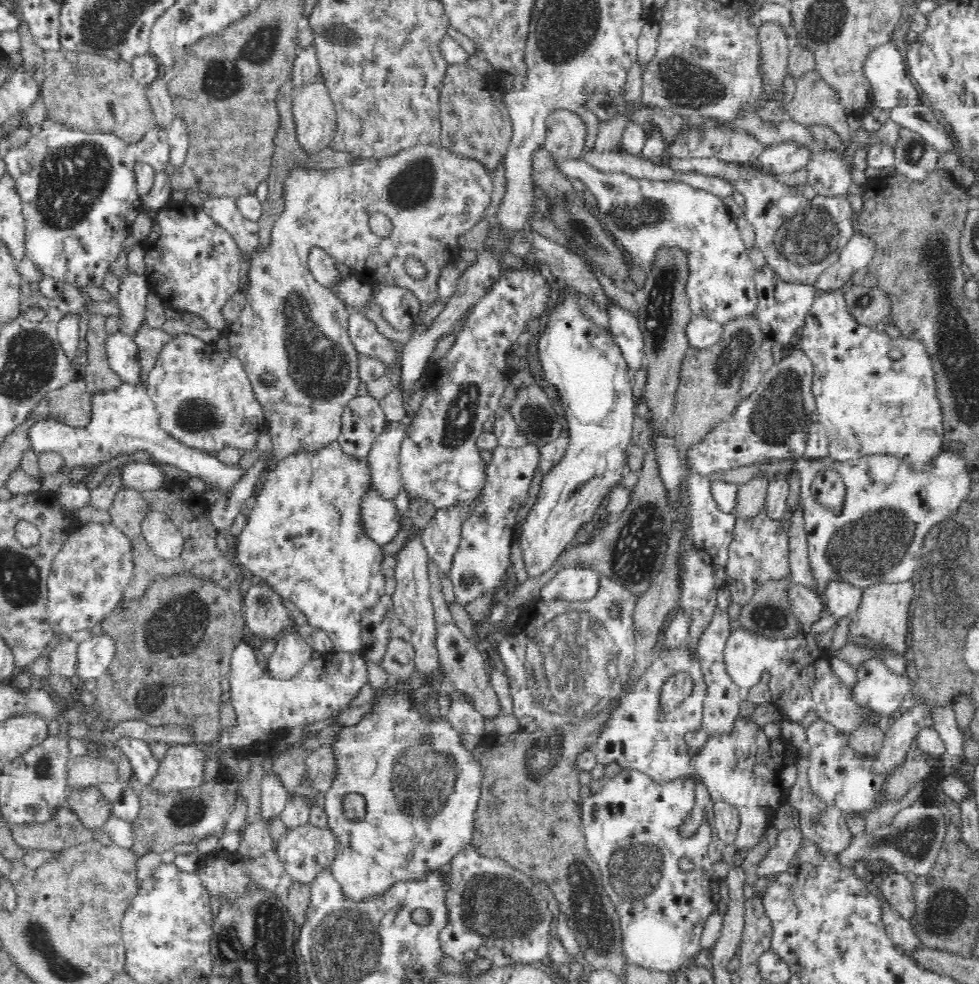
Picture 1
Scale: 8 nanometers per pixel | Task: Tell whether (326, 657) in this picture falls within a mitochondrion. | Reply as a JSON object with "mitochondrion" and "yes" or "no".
{"mitochondrion":"no"}

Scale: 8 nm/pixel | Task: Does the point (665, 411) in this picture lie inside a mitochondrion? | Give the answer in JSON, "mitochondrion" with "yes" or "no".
{"mitochondrion":"no"}

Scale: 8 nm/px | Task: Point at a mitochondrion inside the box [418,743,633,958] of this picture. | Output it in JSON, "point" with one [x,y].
{"point":[498,906]}

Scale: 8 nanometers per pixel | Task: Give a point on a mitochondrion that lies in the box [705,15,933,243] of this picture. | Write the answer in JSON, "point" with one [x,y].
{"point":[914,151]}

